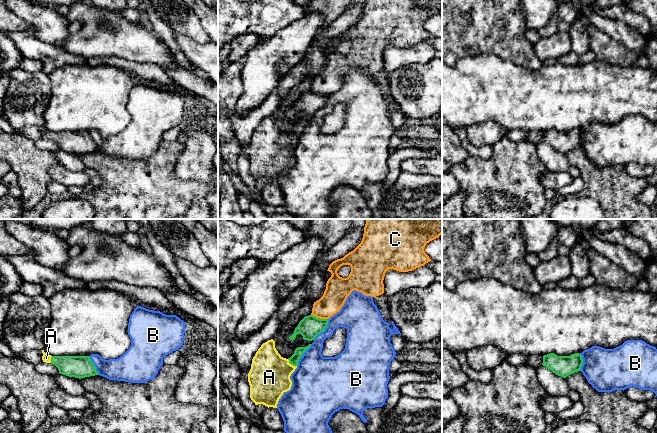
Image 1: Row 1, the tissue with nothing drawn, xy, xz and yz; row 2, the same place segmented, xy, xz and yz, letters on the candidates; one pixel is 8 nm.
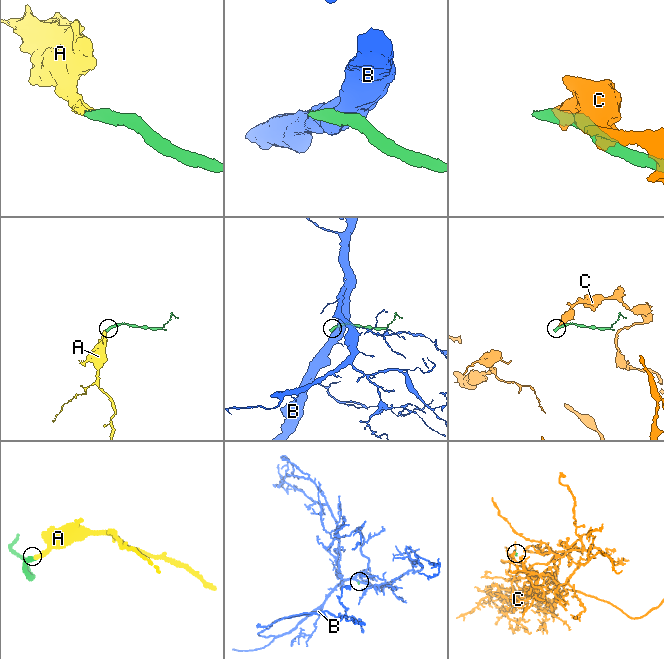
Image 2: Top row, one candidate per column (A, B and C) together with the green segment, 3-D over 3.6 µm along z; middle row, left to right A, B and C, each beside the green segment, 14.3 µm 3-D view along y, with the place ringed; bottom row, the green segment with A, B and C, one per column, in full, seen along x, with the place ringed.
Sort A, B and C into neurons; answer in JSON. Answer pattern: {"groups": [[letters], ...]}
{"groups": [["A"], ["B"], ["C"]]}

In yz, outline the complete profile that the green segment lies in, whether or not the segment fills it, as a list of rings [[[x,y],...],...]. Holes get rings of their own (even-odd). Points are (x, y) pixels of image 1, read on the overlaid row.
[[[550,353],[543,356],[542,363],[543,366],[563,378],[580,371],[582,364],[583,359],[579,353],[570,356],[557,356],[554,353]]]

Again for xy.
[[[41,351],[43,362],[55,365],[60,374],[79,379],[98,375],[89,356],[51,356]]]

